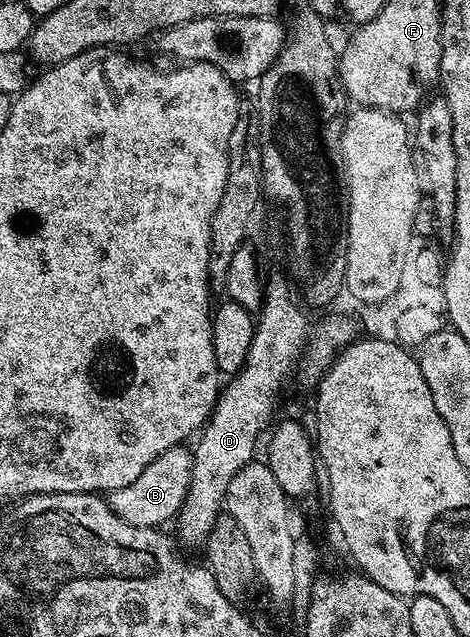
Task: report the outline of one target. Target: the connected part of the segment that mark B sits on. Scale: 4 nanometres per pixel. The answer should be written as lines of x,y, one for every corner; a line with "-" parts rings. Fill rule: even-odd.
179,445
160,453
160,457
156,457
156,461
152,461
152,465
148,465
148,469
144,469
144,473
132,481
132,485
124,485
124,489
109,492
110,508
133,527
161,528
166,525
162,523
169,519
171,522
182,507
190,488
193,464
194,457
189,446

